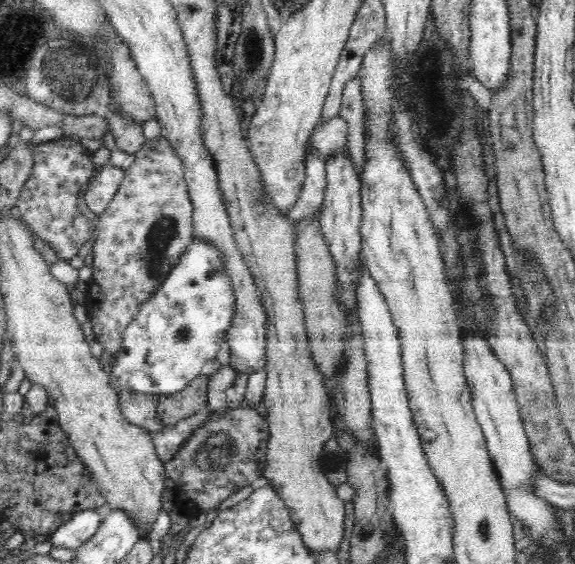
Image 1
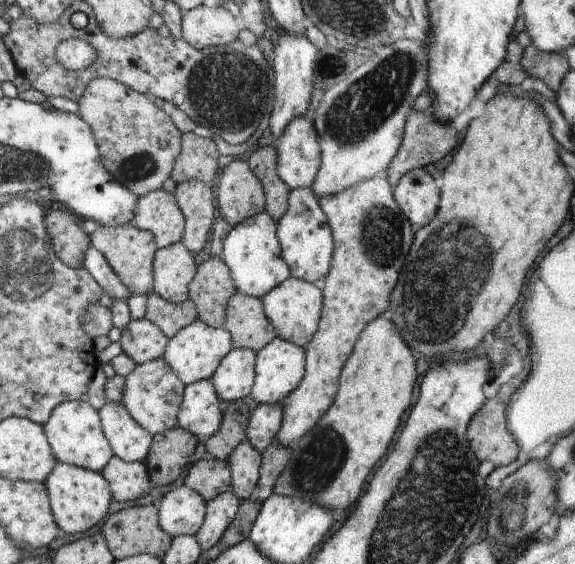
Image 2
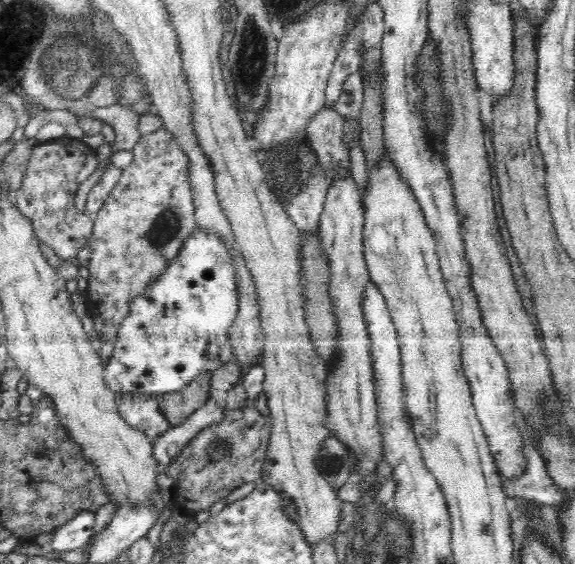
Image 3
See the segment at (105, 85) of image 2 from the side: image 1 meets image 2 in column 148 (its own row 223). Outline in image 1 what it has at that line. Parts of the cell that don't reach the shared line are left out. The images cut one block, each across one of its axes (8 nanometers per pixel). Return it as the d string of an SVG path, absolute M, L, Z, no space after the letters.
M163 136L146 140L145 146L137 153L135 162L124 171L124 178L108 204L108 208L96 220L94 244L92 248L92 276L86 292L88 316L92 320L92 330L103 350L110 352L113 361L122 348L122 332L136 318L142 302L150 300L152 294L162 286L170 270L178 264L184 250L194 240L193 203L183 178L183 162L174 155Z

